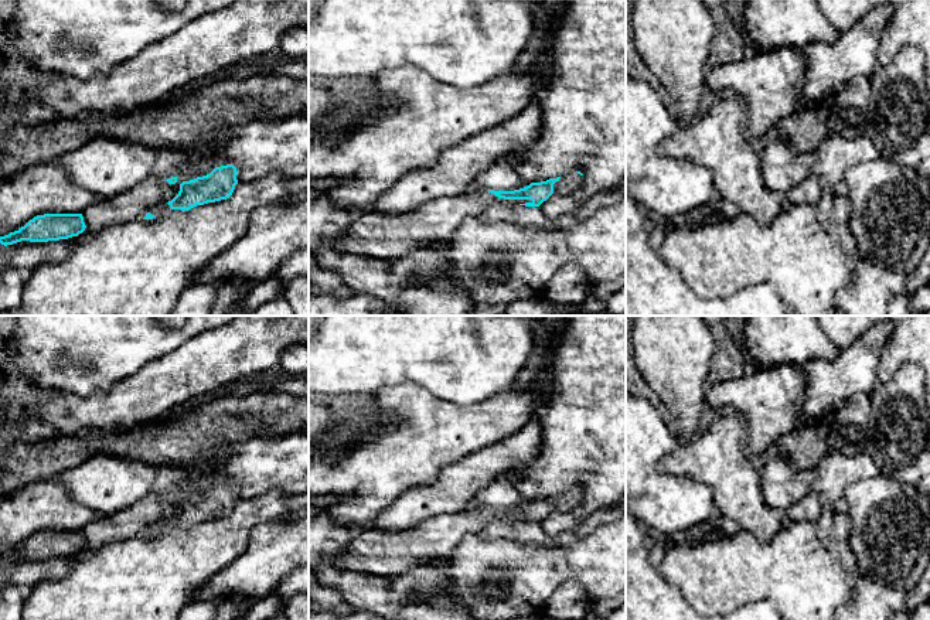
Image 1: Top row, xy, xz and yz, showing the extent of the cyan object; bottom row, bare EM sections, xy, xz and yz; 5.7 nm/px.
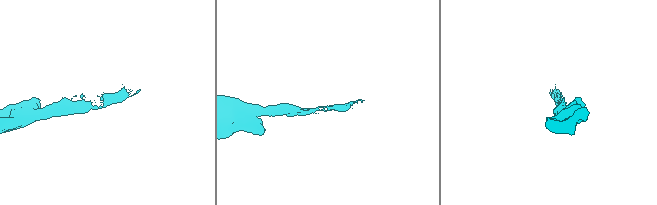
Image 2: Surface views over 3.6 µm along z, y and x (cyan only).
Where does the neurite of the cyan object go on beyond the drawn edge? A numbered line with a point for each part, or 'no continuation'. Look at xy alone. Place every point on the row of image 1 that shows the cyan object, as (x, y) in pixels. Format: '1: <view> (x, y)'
1: xy (259, 147)

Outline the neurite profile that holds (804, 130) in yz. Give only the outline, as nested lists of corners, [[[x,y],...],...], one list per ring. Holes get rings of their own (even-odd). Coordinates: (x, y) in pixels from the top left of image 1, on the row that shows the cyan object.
[[[827,102],[808,103],[803,110],[780,119],[774,126],[780,140],[797,153],[815,151],[829,134],[829,105]]]

